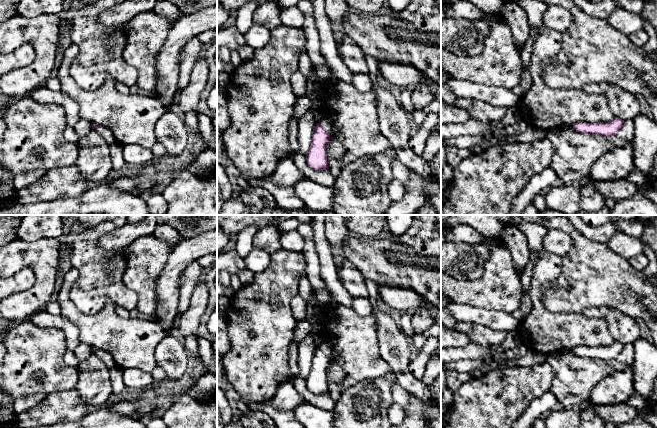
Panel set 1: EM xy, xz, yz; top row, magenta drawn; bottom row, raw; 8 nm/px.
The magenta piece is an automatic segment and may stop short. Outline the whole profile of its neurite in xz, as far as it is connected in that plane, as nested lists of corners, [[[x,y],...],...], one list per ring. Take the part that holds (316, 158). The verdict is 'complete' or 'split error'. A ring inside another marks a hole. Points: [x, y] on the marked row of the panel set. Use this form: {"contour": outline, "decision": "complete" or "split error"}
{"contour": [[[332,116],[323,118],[316,123],[309,152],[306,154],[306,162],[315,171],[329,169],[327,161],[327,144],[330,140],[332,128]]], "decision": "split error"}

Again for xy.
{"contour": [[[92,124],[92,129],[95,129],[105,139],[109,146],[116,143],[116,139],[110,129],[96,124]]], "decision": "split error"}

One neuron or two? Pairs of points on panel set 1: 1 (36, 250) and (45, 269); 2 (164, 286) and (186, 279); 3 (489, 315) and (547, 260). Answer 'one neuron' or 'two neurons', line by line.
1: one neuron
2: two neurons
3: two neurons

